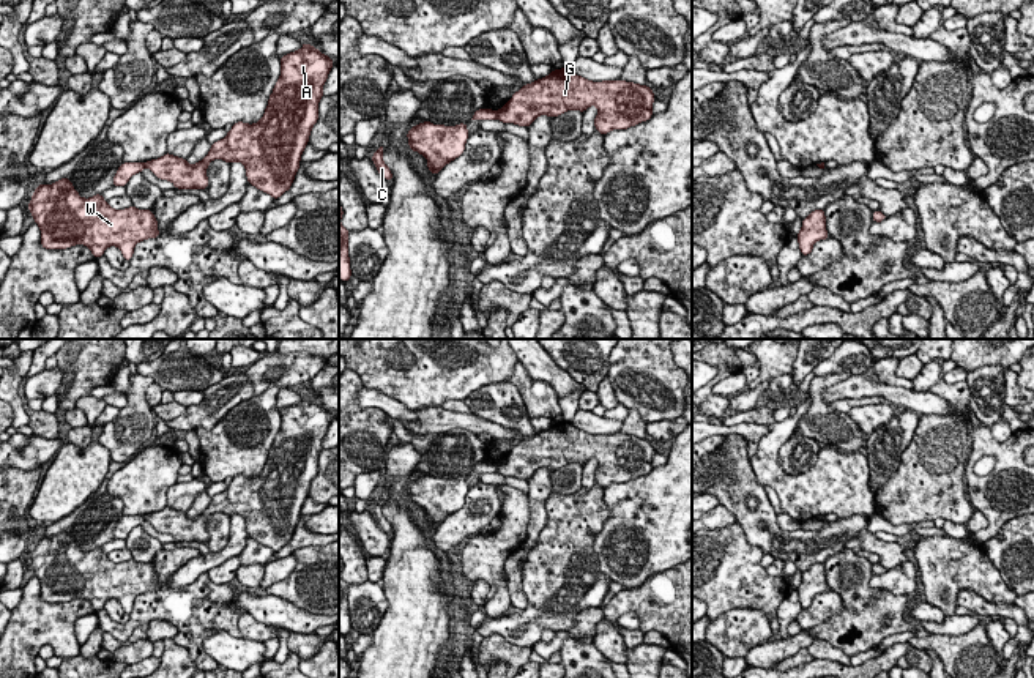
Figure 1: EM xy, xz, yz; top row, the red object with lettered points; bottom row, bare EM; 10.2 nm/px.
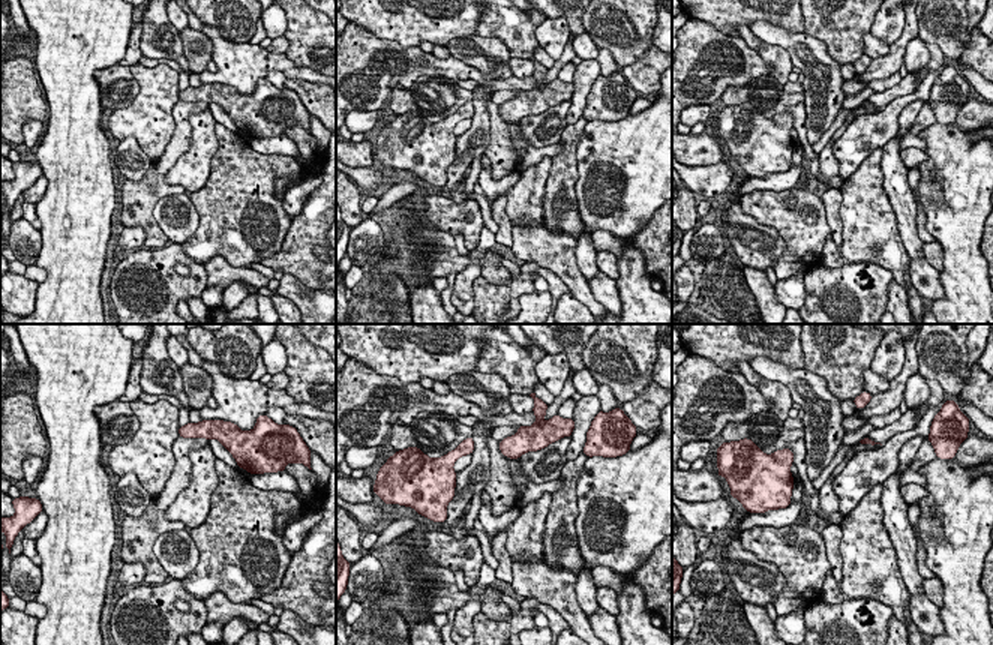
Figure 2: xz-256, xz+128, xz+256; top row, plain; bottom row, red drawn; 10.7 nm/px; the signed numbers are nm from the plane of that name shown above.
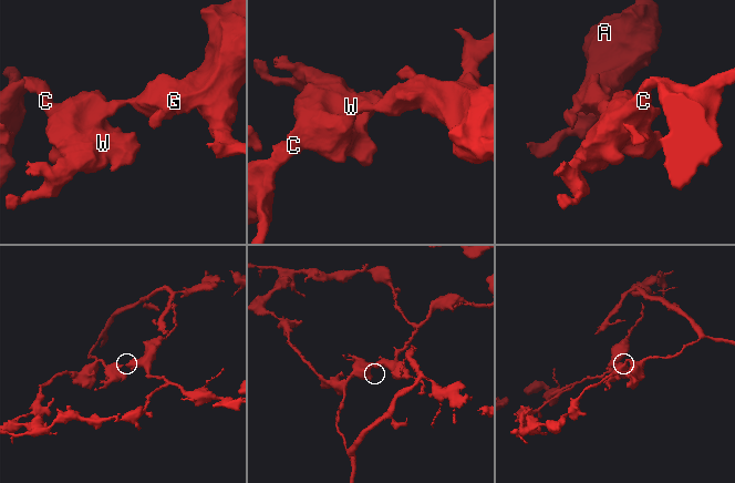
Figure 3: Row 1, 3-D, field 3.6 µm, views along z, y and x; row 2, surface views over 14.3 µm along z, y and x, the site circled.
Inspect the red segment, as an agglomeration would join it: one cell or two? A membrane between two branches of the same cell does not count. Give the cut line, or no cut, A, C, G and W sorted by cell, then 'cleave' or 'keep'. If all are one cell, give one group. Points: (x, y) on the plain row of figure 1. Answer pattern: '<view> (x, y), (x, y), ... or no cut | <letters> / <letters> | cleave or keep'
xz (495, 464), (497, 470) | A G / C W | cleave

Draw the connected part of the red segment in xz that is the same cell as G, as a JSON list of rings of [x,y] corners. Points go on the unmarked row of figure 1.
[[[567,421],[525,437],[497,464],[503,476],[528,481],[537,470],[558,470],[567,464],[597,460],[596,484],[627,482],[653,470],[656,449],[648,438],[619,434],[593,435]]]

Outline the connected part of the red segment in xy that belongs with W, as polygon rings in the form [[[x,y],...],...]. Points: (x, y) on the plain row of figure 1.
[[[61,531],[52,538],[41,536],[36,539],[28,563],[39,579],[41,599],[44,602],[66,602],[84,598],[91,604],[93,610],[98,612],[104,609],[109,599],[117,599],[125,613],[129,615],[137,596],[161,588],[151,563],[139,563],[136,560],[115,563],[102,552],[102,547],[84,552],[68,531]]]

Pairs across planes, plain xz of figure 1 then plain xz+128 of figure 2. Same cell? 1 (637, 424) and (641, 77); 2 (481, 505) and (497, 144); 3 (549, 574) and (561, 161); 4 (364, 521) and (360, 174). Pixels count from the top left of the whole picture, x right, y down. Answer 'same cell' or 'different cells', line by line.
1: different cells
2: different cells
3: same cell
4: different cells

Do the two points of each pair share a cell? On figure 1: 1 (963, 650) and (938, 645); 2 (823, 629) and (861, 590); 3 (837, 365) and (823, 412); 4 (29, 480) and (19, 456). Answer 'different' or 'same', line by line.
1: same
2: same
3: different
4: different

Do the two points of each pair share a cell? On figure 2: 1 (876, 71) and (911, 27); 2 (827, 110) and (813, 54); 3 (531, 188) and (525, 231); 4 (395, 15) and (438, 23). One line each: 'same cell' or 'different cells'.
1: same cell
2: same cell
3: same cell
4: same cell

